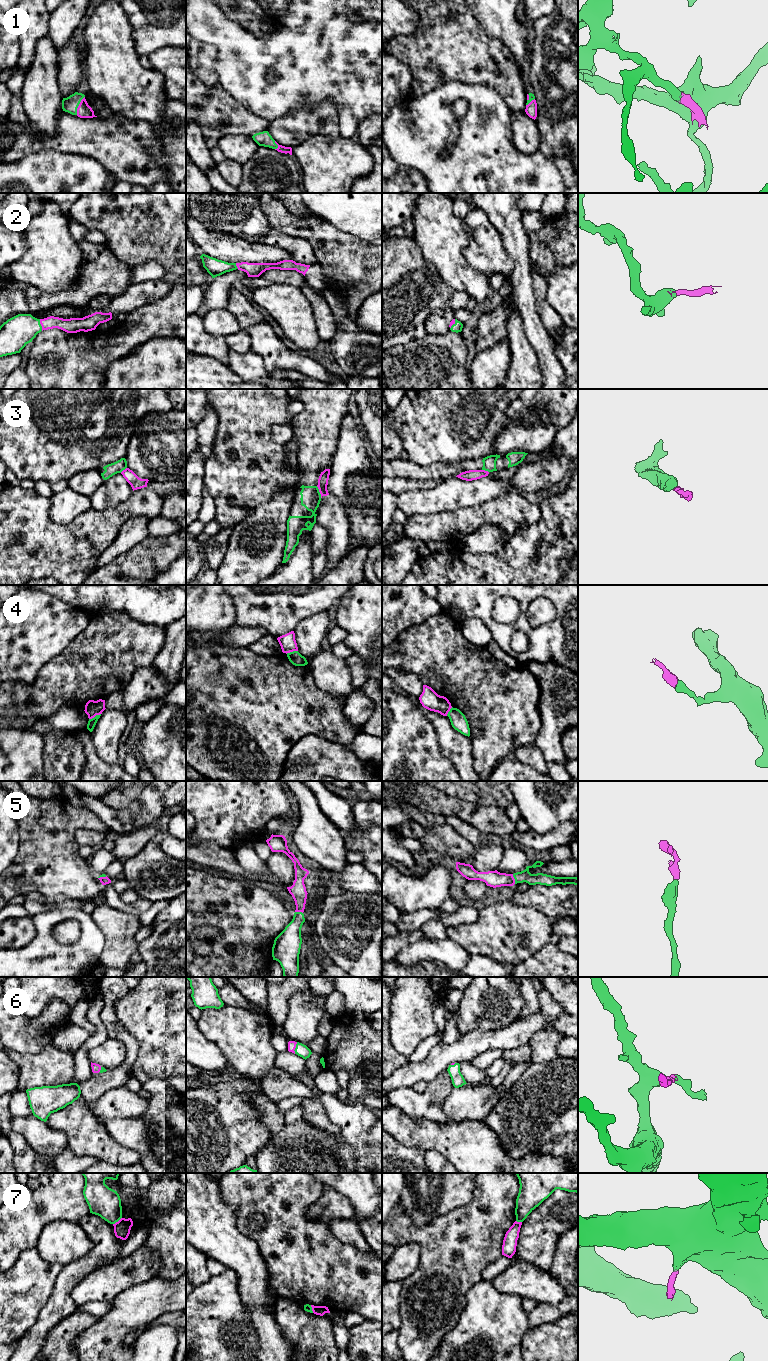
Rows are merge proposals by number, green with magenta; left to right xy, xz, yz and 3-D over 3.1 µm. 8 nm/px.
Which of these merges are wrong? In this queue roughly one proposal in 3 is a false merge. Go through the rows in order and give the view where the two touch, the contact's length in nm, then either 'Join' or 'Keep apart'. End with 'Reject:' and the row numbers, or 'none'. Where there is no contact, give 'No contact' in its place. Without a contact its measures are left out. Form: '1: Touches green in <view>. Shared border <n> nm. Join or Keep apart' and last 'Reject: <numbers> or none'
1: Touches green in xy. Shared border 170 nm. Join
2: Touches green in xy. Shared border 100 nm. Join
3: Touches green in xz. Shared border 100 nm. Keep apart
4: Touches green in xy. Shared border 110 nm. Keep apart
5: Touches green in yz. Shared border 80 nm. Join
6: Touches green in xz. Shared border 100 nm. Join
7: Touches green in xy. Shared border 90 nm. Keep apart
Reject: 3, 4, 7

